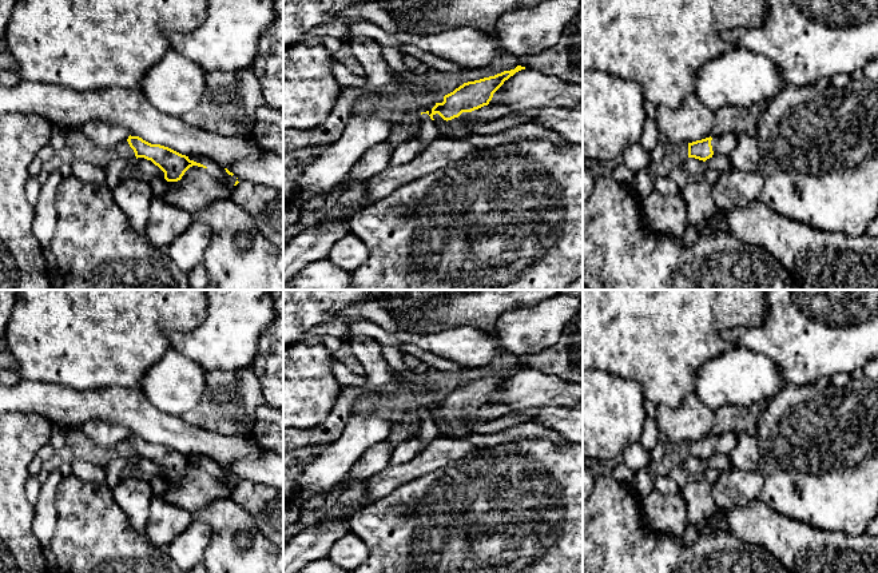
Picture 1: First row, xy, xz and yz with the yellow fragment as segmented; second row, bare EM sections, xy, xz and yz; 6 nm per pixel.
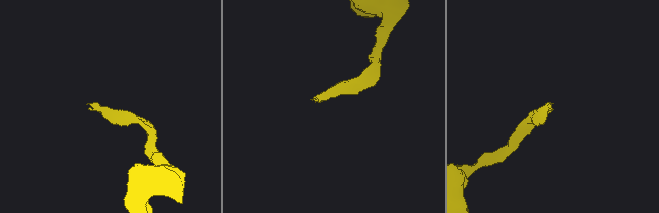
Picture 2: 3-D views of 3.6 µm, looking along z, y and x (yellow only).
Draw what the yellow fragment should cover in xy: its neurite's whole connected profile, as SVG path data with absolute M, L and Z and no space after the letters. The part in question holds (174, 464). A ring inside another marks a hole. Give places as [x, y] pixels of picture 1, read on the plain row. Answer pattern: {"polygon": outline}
{"polygon": "M130 434L127 441L134 449L136 458L144 457L151 459L164 471L164 478L167 481L180 480L184 471L192 465L207 467L212 475L233 485L237 485L241 481L227 467L206 455L186 455L168 446L151 443L139 435Z"}

